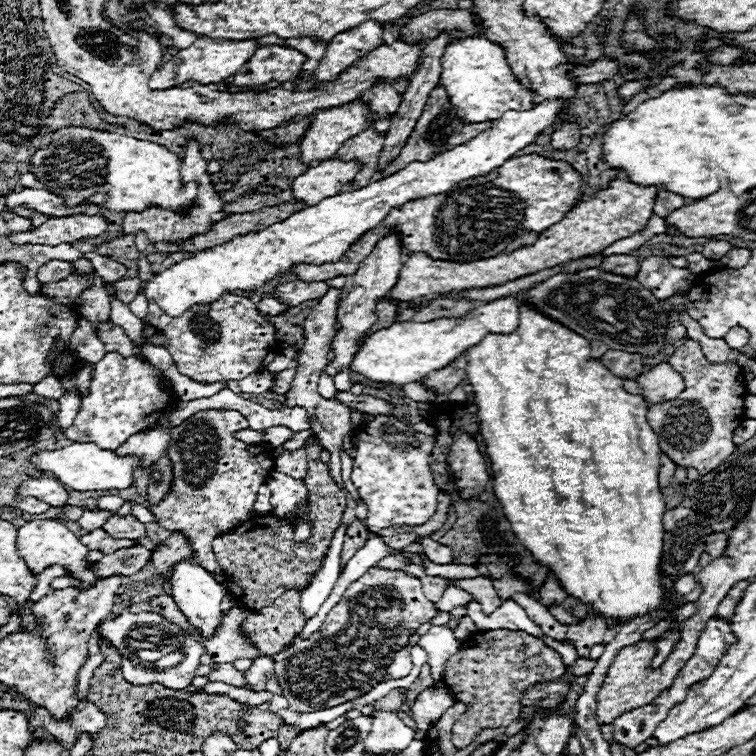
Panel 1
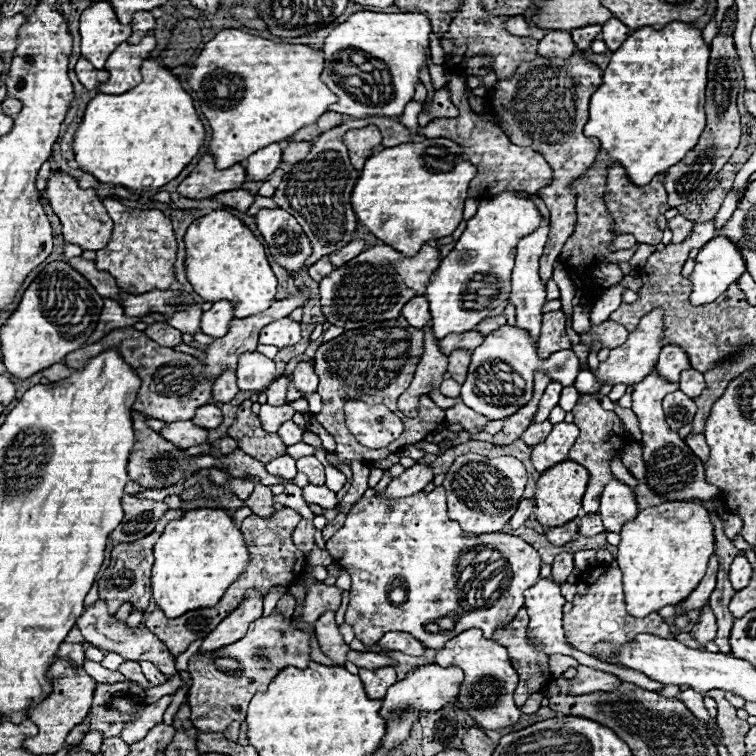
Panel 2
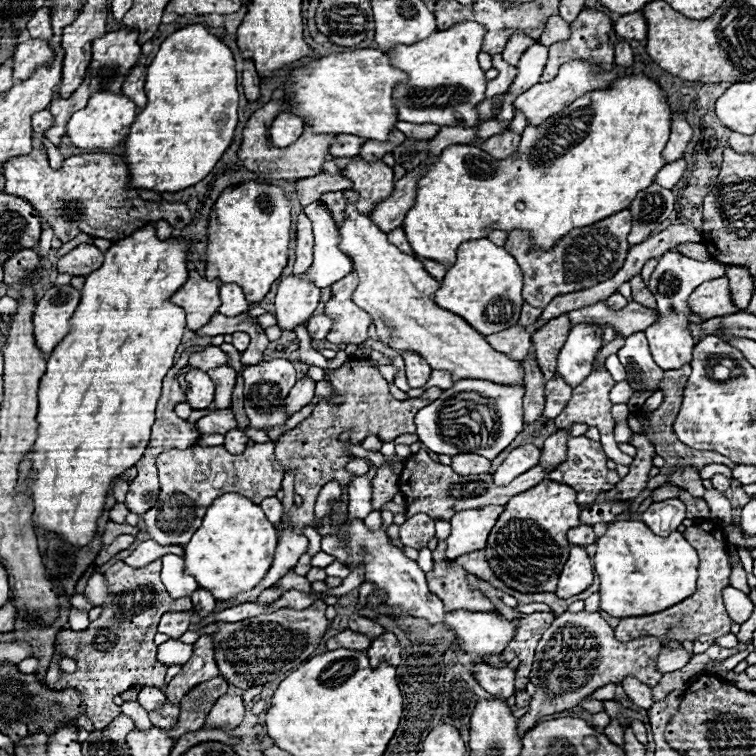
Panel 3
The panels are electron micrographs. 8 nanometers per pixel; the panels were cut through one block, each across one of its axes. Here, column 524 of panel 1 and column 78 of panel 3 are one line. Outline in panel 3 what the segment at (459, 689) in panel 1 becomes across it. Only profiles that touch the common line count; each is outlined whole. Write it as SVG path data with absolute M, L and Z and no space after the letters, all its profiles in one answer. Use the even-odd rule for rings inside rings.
M160 558L144 568L132 568L124 562L110 566L104 574L110 596L102 604L102 614L94 622L90 622L84 632L60 630L56 636L60 654L74 658L78 670L74 674L62 674L58 668L60 656L54 656L46 674L46 684L52 690L76 688L94 728L106 728L120 714L116 704L110 704L114 696L130 690L136 684L150 684L160 688L164 686L166 666L156 660L156 628L162 614L170 610L188 612L192 608L192 602L190 598L170 598L164 584L160 582L160 570Z

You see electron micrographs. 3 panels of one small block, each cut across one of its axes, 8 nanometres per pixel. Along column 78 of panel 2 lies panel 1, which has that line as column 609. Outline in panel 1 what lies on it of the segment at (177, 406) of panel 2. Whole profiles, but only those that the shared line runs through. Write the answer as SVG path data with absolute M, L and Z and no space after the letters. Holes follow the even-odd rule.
M608 350L602 356L602 362L618 378L638 378L644 372L644 362L640 354L630 354L622 350Z

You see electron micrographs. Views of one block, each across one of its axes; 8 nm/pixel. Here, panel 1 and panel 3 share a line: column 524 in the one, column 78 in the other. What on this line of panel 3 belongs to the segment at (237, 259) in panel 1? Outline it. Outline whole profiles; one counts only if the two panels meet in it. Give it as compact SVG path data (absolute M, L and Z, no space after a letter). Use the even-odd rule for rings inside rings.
M100 92L92 94L88 100L88 106L84 110L78 110L66 124L66 134L70 136L72 144L78 148L114 148L118 146L124 136L130 130L130 124L134 122L138 110L136 104L126 94L112 94L112 92Z

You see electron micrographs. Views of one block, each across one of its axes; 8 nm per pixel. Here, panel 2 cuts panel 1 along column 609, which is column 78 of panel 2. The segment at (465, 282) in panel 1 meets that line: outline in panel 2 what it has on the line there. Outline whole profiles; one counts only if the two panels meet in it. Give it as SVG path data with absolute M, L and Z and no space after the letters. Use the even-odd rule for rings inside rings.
M52 172L48 178L46 194L54 214L62 222L62 236L68 244L76 244L82 250L100 250L108 244L112 234L112 218L106 214L102 200L94 194L94 190L80 190L78 182L64 172Z

